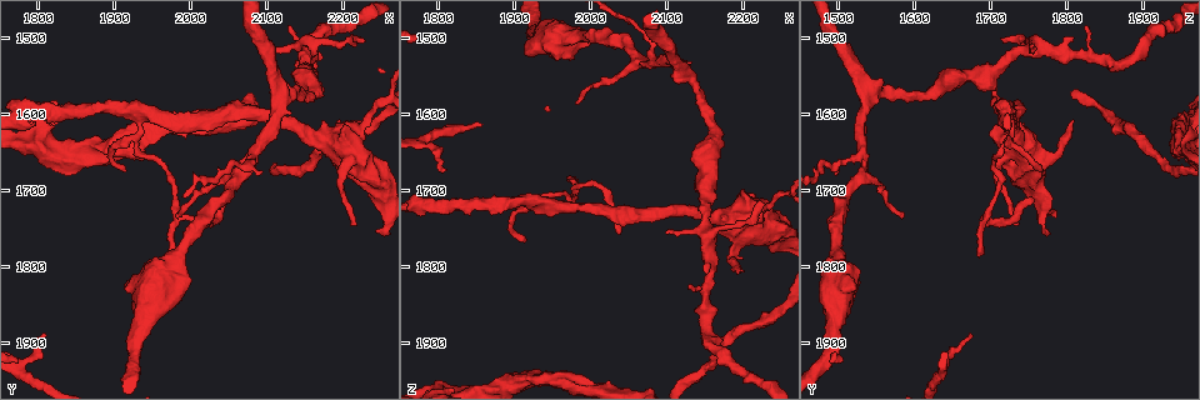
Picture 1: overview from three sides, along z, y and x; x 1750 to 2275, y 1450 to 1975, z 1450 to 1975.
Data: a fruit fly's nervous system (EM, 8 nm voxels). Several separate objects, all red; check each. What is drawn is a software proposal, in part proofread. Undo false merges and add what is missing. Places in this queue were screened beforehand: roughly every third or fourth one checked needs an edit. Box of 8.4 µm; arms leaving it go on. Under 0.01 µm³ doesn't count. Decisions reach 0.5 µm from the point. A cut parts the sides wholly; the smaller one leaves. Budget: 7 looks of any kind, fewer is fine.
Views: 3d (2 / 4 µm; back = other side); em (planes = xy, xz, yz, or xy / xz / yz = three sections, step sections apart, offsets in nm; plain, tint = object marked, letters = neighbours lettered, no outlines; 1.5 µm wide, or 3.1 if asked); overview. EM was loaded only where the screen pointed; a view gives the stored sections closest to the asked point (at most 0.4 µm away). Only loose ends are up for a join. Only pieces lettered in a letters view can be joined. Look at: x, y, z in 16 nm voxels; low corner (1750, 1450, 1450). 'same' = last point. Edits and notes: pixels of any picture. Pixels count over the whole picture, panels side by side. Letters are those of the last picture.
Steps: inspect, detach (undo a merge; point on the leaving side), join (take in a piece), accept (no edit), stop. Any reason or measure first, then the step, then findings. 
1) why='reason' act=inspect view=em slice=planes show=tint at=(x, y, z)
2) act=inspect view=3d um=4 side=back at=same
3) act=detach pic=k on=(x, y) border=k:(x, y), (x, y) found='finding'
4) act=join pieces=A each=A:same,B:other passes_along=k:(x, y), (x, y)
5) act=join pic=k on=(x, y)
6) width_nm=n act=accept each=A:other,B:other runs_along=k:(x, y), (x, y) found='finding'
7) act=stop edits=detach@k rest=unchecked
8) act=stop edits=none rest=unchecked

why='thin end' act=inspect view=em slice=planes show=letters at=(2195, 1610, 1810)

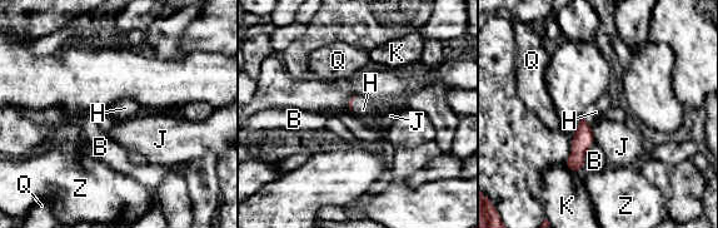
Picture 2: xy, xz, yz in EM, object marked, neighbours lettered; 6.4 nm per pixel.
act=join pieces=H each=B:other,H:same,J:other,K:other,Q:other,Z:other passes_along=2:(582, 139), (587, 122), (596, 112) found='it goes on there'

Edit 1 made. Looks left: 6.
act=inspect view=overview

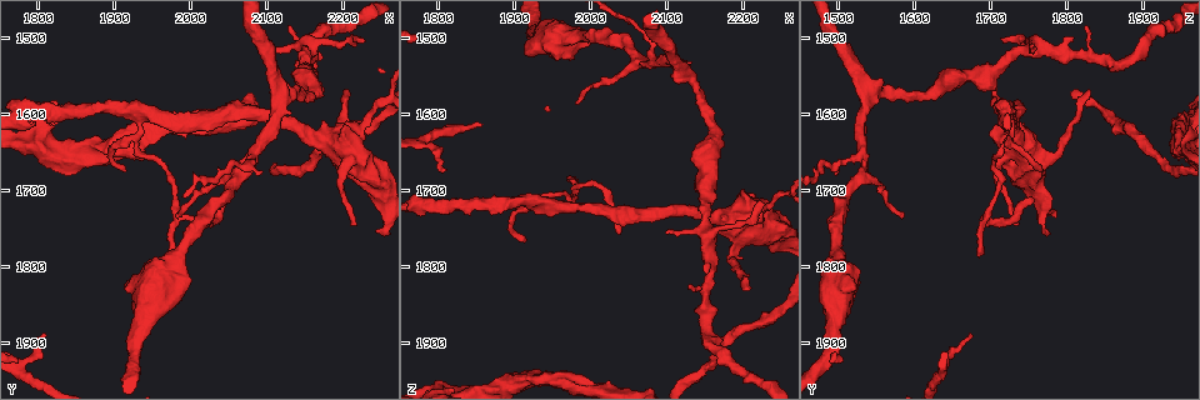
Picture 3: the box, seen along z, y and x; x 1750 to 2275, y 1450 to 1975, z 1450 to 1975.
why='free end' act=inspect view=3d um=4 side=back at=(2100, 1505, 1750)

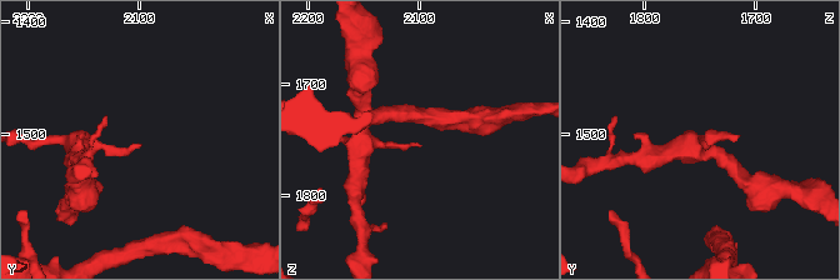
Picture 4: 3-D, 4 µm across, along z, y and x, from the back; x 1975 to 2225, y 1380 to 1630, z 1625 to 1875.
why='shape alone is not enough' act=inspect view=em slice=planes show=letters at=(2098, 1508, 1756)

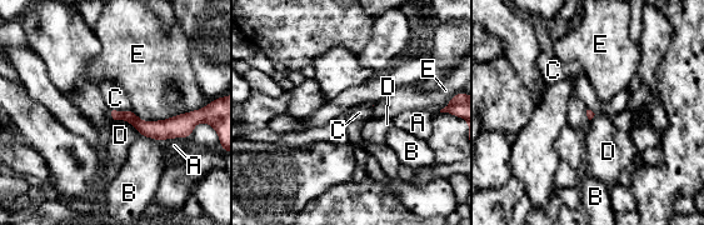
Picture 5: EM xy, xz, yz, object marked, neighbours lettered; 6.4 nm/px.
act=accept each=A:other,B:other,C:other,D:other,E:other border=5:(131, 108), (111, 111) found='no lettered piece goes on from it'

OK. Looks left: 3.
why='three arms meet' act=inspect view=em slice=planes show=letters at=(2080, 1655, 1530)

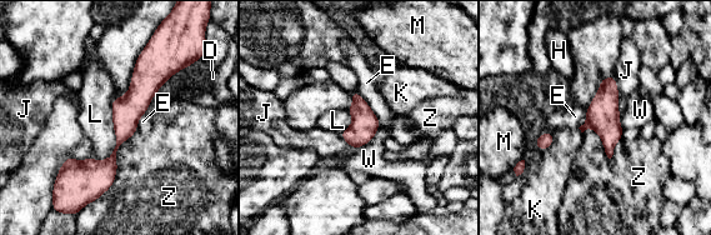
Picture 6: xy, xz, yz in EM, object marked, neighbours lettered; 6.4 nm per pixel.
longest_contact=L:420nm act=accept each=D:other,E:other,H:other,J:other,K:other,L:other,M:other,W:other,Z:other runs_along=6:(148, 51), (148, 78), (93, 190) found='continuous, no second neuron'

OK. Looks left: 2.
act=stop edits=join@2 rest=unchecked

